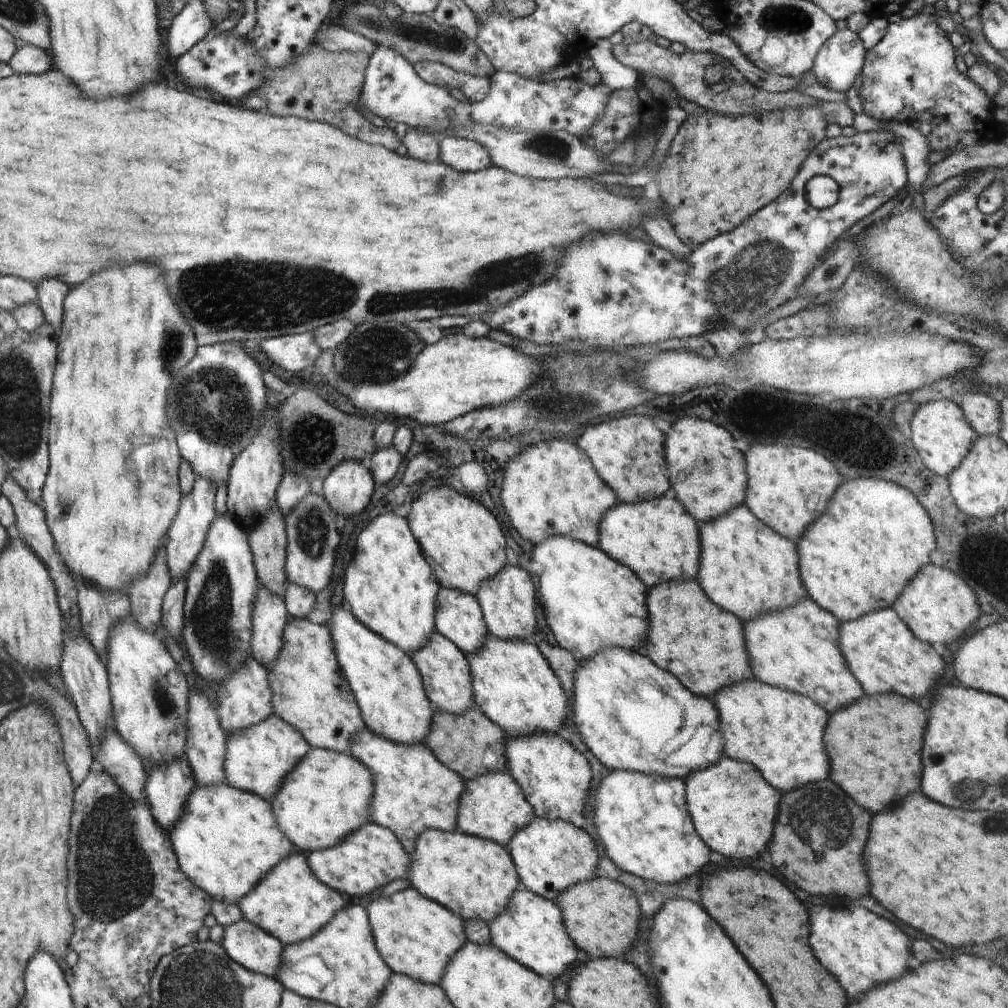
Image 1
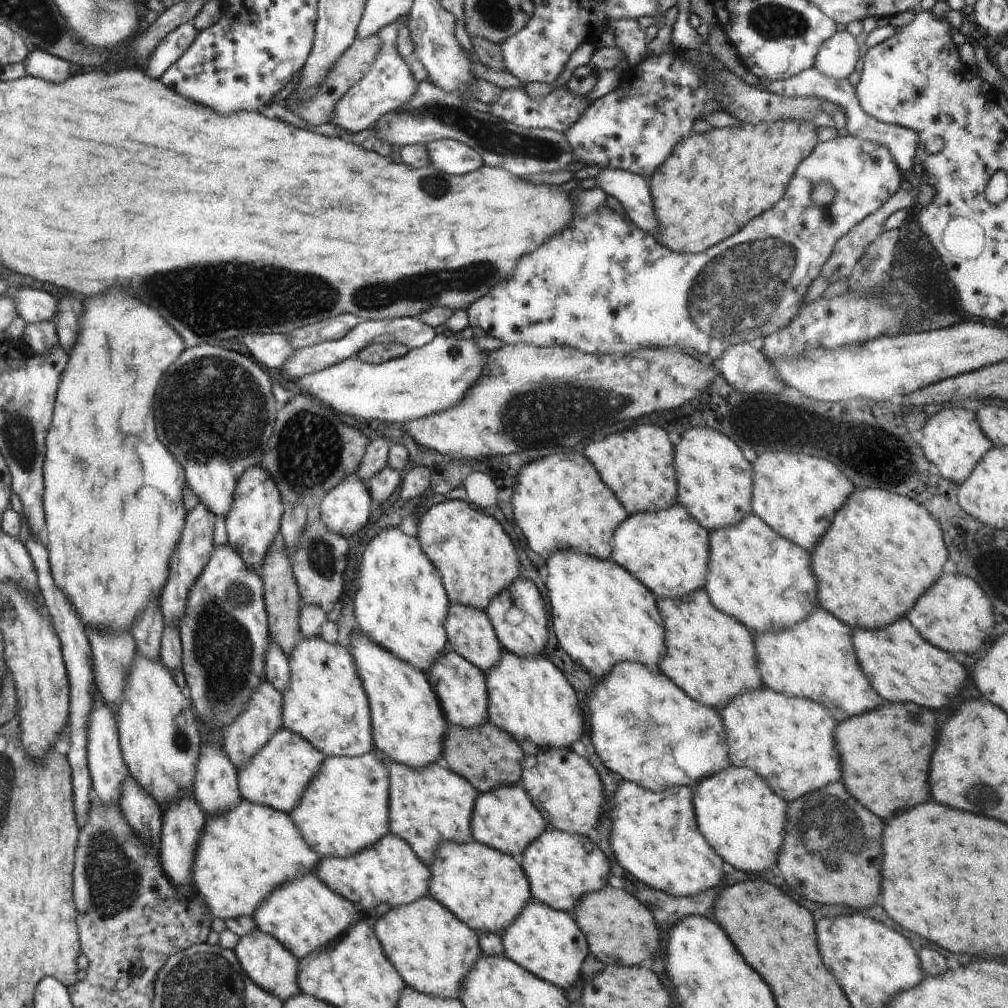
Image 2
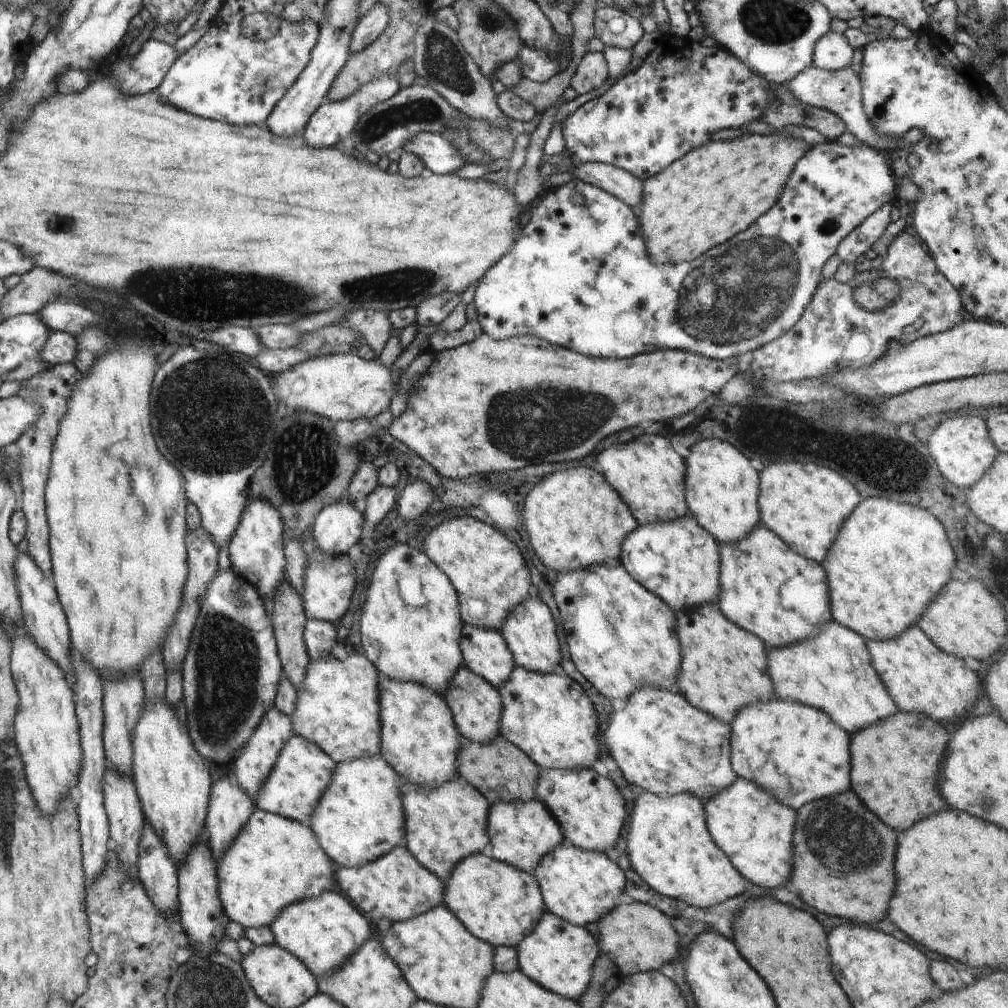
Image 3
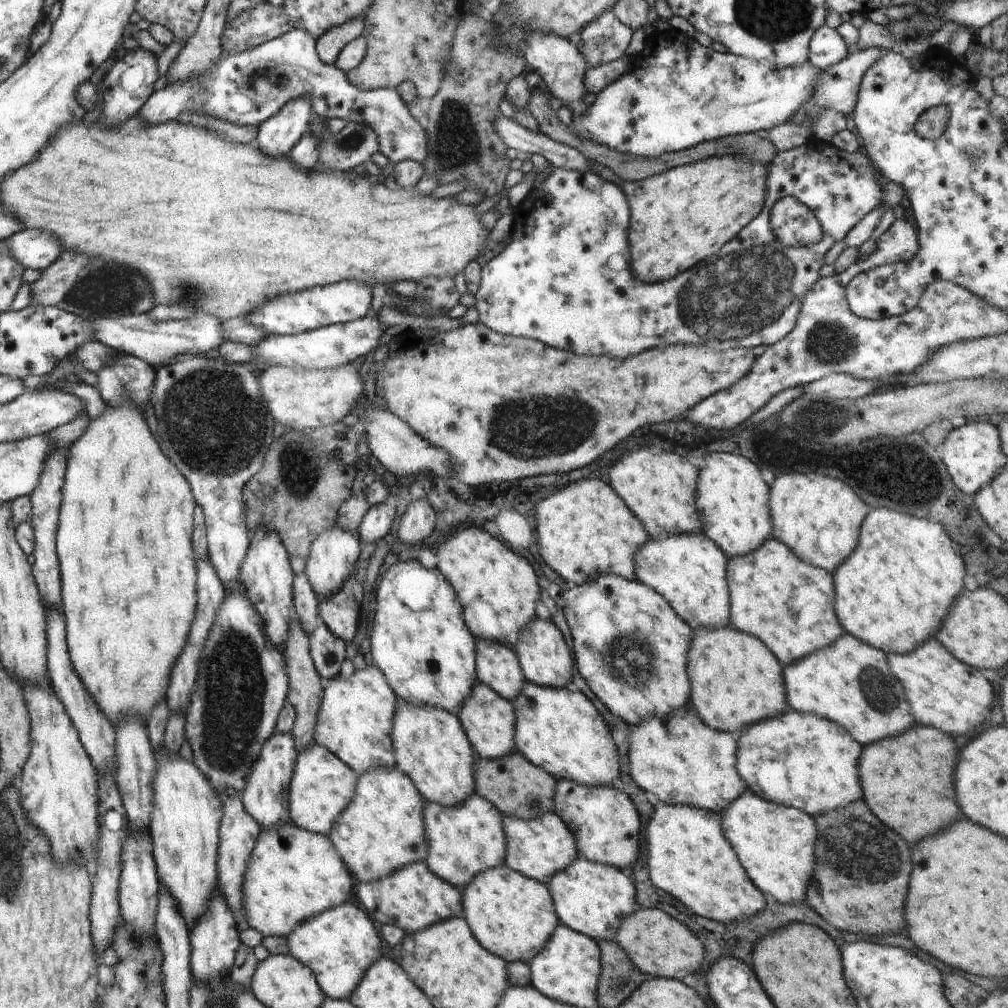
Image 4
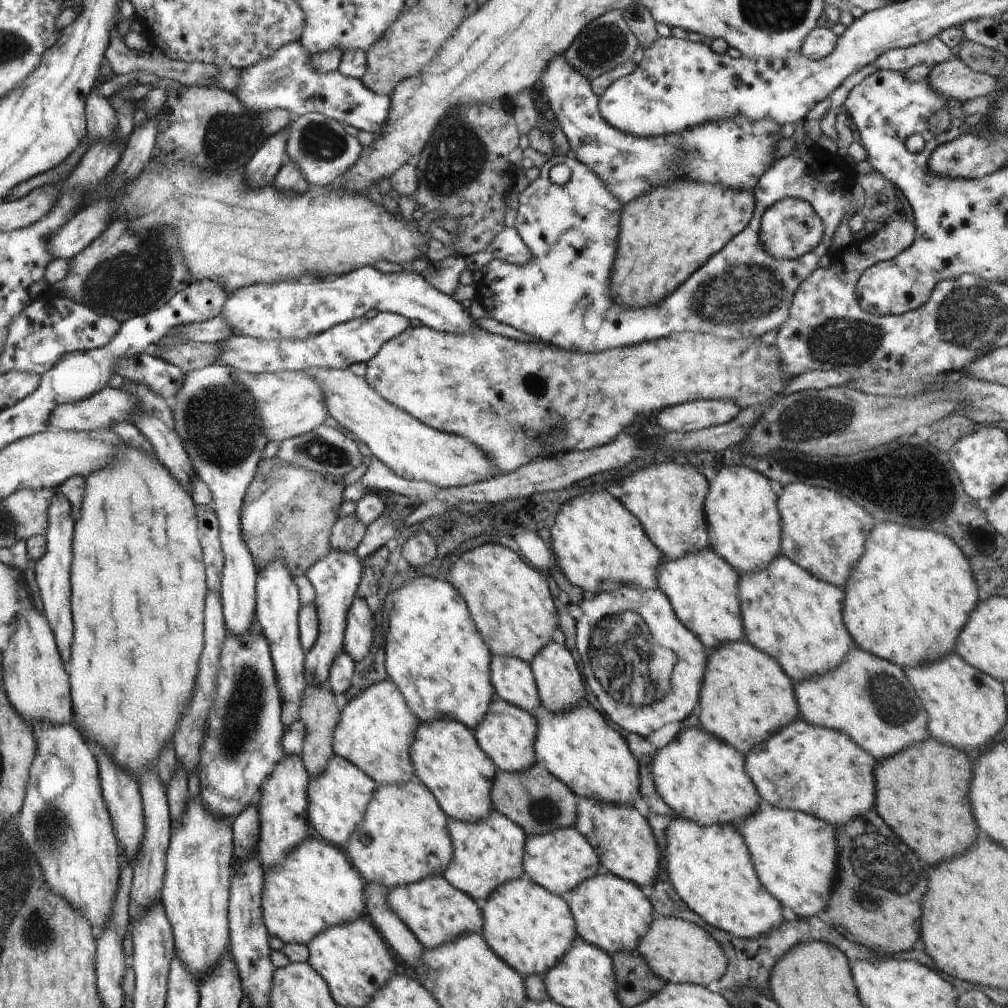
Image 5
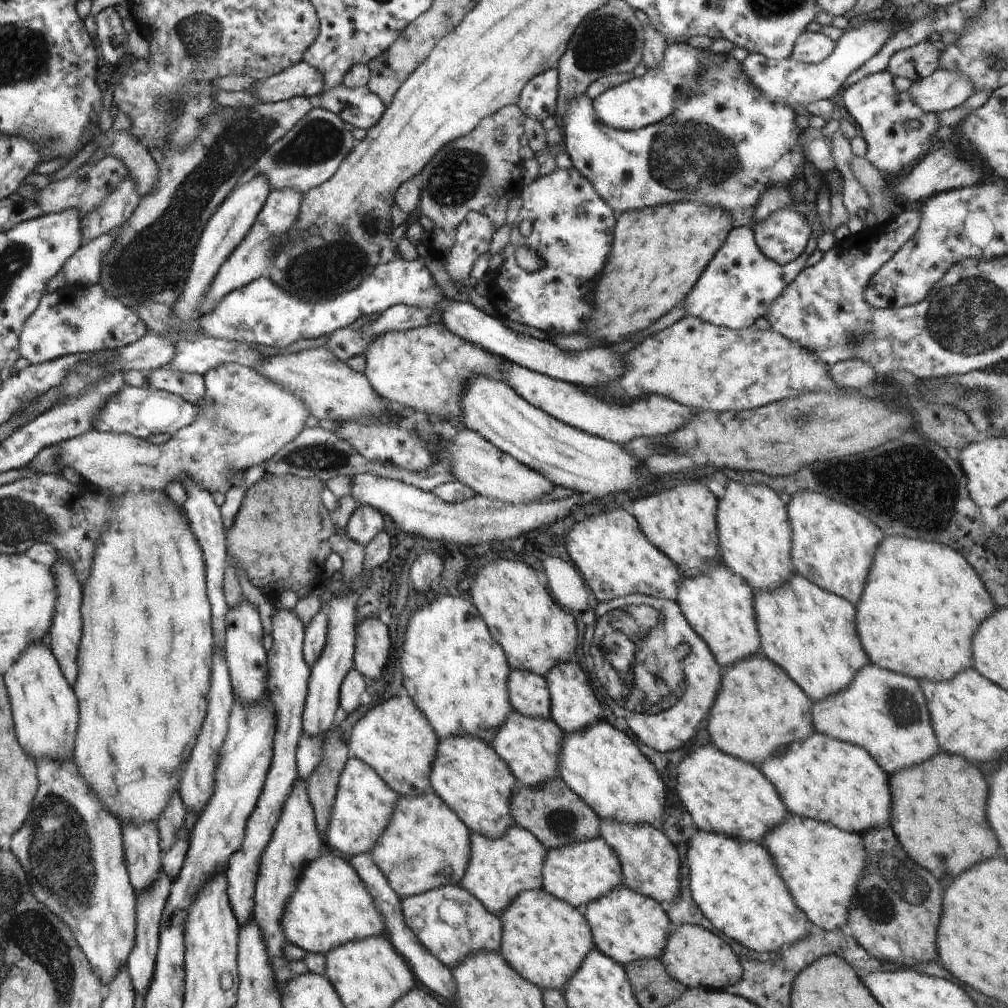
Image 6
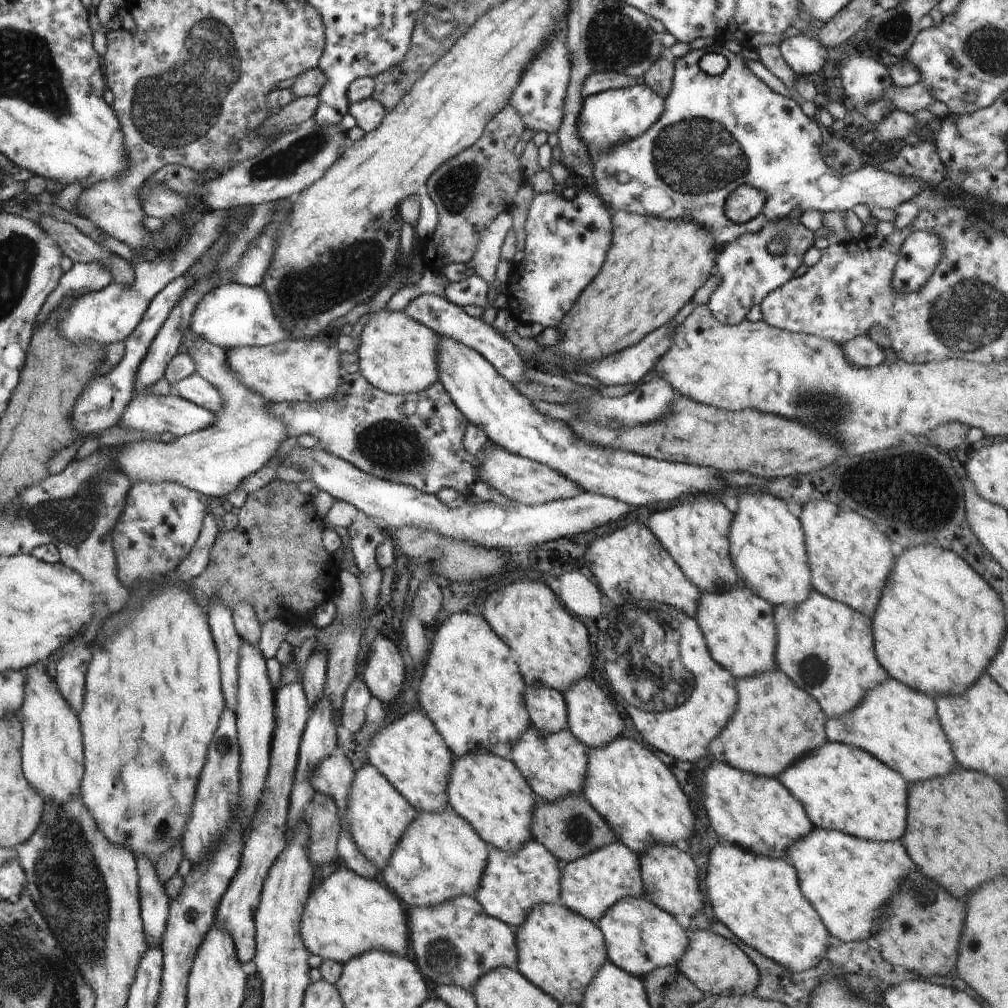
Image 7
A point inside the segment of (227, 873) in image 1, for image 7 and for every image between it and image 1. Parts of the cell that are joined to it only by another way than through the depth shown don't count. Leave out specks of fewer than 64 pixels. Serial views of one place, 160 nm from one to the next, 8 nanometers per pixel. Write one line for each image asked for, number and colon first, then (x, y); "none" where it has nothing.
2: (245, 853)
3: (274, 862)
4: (293, 875)
5: (316, 886)
6: (331, 907)
7: (346, 915)

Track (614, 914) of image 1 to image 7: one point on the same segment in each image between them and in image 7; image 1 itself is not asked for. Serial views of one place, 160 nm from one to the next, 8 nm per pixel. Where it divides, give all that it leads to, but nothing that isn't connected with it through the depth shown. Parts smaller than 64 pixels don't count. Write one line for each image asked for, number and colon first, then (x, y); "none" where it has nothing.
2: (619, 930)
3: (637, 937)
4: (661, 946)
5: (677, 951)
6: (698, 958)
7: (714, 964)

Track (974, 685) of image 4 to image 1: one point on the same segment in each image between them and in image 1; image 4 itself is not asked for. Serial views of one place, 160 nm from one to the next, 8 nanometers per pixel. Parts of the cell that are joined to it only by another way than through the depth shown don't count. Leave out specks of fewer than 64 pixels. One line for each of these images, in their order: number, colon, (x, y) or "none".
1: (881, 651)
2: (902, 667)
3: (921, 678)

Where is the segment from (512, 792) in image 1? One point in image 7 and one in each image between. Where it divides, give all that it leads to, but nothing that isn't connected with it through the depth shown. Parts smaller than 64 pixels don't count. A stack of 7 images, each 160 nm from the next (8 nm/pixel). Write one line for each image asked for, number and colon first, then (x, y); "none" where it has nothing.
2: (504, 818)
3: (520, 833)
4: (539, 848)
5: (559, 860)
6: (583, 872)
7: (591, 885)

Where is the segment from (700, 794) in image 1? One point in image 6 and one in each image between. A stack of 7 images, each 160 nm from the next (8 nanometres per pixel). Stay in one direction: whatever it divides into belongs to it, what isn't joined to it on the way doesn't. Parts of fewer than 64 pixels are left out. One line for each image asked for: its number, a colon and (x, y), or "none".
2: (741, 818)
3: (745, 821)
4: (775, 844)
5: (794, 856)
6: (822, 865)

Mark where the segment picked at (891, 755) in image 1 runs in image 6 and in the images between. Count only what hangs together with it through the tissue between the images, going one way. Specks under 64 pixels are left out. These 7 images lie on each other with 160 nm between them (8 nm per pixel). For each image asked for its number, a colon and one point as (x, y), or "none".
2: (891, 778)
3: (895, 764)
4: (908, 782)
5: (909, 784)
6: (947, 795)

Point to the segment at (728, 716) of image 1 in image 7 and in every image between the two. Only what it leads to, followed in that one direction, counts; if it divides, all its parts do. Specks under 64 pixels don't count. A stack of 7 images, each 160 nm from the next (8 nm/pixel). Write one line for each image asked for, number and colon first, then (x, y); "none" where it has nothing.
2: (788, 741)
3: (796, 752)
4: (796, 759)
5: (811, 769)
6: (832, 781)
7: (842, 788)

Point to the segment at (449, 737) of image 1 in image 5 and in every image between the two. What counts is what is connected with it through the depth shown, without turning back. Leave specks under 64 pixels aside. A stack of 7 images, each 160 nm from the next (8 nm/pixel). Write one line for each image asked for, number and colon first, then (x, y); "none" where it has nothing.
2: (486, 756)
3: (500, 771)
4: (519, 789)
5: (535, 800)

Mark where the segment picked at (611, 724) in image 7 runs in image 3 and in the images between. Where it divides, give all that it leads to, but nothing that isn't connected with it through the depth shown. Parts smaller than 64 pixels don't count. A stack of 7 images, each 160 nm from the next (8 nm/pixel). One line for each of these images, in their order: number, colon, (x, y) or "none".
3: (529, 631)
4: (546, 661)
5: (559, 684)
6: (574, 707)

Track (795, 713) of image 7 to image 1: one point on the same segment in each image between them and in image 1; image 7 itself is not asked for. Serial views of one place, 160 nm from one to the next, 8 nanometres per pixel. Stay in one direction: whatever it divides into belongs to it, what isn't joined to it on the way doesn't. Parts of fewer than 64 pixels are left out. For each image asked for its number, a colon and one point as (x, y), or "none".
1: (703, 646)
2: (710, 656)
3: (723, 668)
4: (736, 681)
5: (746, 697)
6: (760, 709)

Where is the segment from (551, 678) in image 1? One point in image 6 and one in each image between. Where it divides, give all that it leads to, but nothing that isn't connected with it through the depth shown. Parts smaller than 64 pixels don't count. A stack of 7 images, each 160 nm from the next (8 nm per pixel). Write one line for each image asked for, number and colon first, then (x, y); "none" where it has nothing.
2: (530, 699)
3: (549, 717)
4: (560, 730)
5: (590, 758)
6: (602, 765)

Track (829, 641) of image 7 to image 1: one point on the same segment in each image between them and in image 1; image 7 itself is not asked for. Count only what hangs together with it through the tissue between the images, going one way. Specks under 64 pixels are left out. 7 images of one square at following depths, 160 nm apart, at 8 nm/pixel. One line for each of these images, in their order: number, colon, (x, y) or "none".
1: (745, 568)
2: (754, 575)
3: (766, 588)
4: (789, 605)
5: (789, 614)
6: (809, 632)

